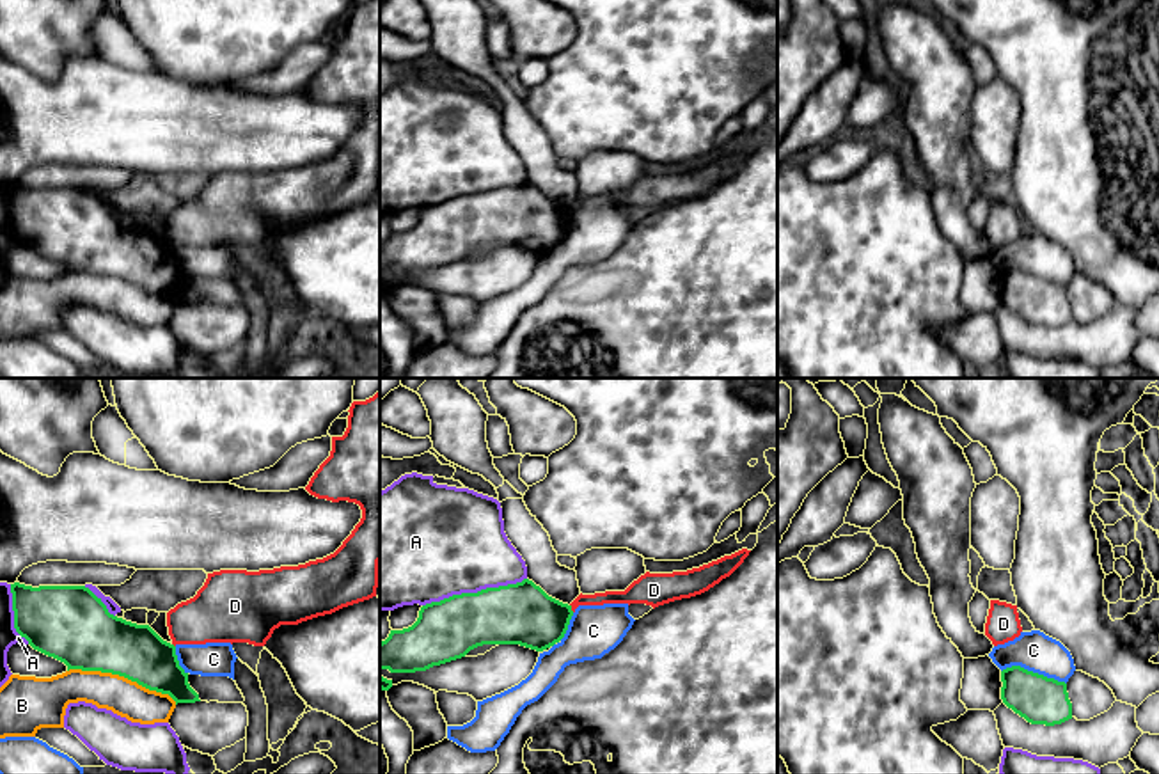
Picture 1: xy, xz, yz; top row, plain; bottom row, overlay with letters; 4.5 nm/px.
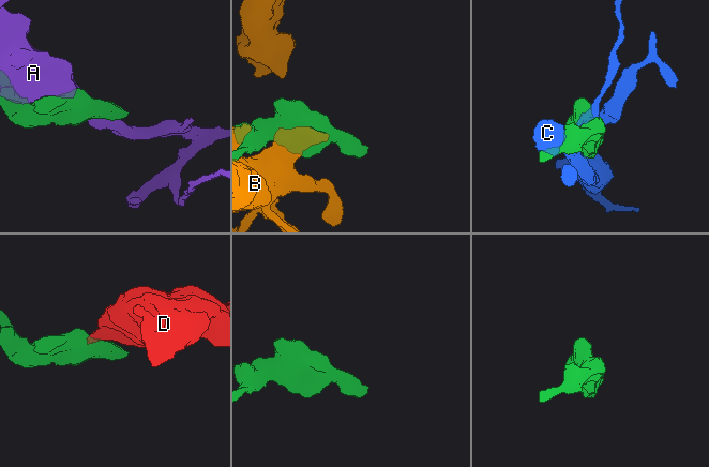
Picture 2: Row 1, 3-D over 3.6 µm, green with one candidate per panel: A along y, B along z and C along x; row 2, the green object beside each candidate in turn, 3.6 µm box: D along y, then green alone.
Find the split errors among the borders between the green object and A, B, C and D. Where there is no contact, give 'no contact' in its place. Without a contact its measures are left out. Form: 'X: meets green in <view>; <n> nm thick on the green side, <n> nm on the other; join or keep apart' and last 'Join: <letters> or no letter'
A: meets green in xz; 280 nm thick on the green side, 460 nm on the other; keep apart
B: meets green in xy; 300 nm thick on the green side, 170 nm on the other; keep apart
C: meets green in yz; 220 nm thick on the green side, 180 nm on the other; keep apart
D: meets green in xz; 280 nm thick on the green side, 60 nm on the other; keep apart
Join: no letter

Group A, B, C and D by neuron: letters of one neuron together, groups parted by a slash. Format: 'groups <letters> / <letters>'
groups A / B / C / D

